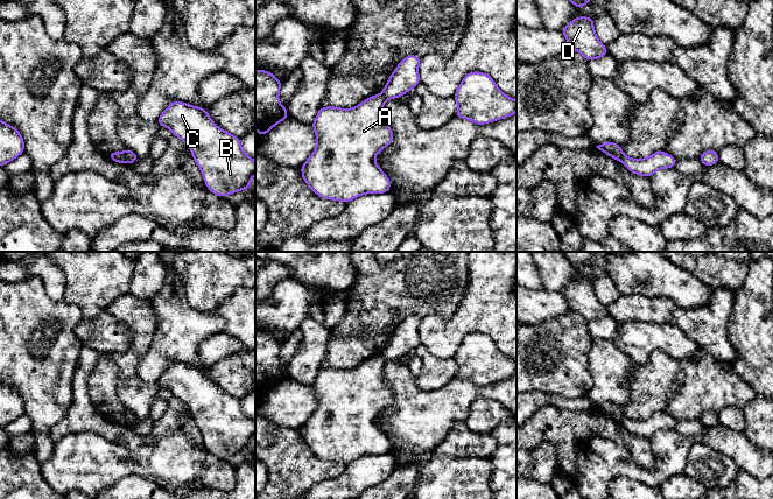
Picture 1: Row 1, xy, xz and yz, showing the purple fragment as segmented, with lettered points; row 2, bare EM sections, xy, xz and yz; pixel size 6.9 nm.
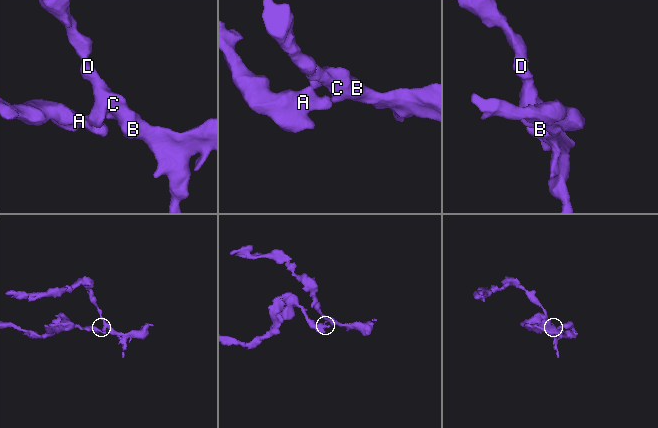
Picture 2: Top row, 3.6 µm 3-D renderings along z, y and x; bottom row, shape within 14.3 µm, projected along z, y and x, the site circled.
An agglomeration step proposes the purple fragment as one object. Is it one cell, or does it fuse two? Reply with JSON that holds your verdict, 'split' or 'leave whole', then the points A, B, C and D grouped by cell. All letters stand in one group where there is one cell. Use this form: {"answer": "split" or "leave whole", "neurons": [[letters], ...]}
{"answer": "split", "neurons": [["A"], ["B", "C", "D"]]}

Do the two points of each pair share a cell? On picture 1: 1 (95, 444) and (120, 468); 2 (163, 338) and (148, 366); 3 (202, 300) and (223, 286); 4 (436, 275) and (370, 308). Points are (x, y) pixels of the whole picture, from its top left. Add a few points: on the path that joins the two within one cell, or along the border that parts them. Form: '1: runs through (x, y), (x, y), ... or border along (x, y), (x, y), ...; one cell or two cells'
1: runs through (100, 450), (114, 463); one cell
2: runs through (163, 345), (162, 352), (155, 359); one cell
3: runs through (206, 295), (218, 286); one cell
4: runs through (420, 283), (386, 294); one cell

